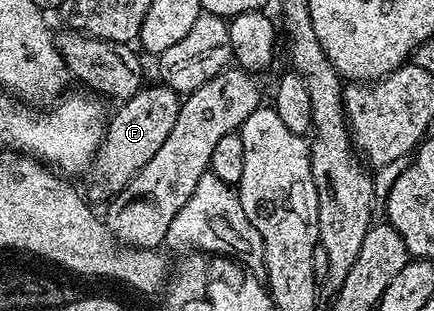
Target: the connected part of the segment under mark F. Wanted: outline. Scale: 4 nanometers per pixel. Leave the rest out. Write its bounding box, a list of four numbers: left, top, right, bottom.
[88,82,182,201]

